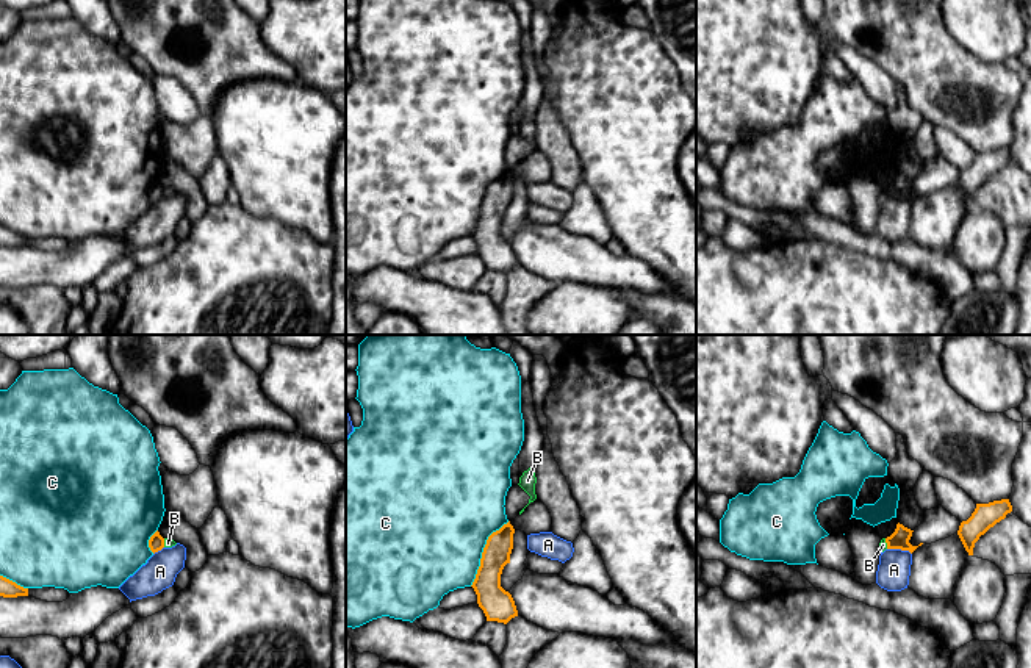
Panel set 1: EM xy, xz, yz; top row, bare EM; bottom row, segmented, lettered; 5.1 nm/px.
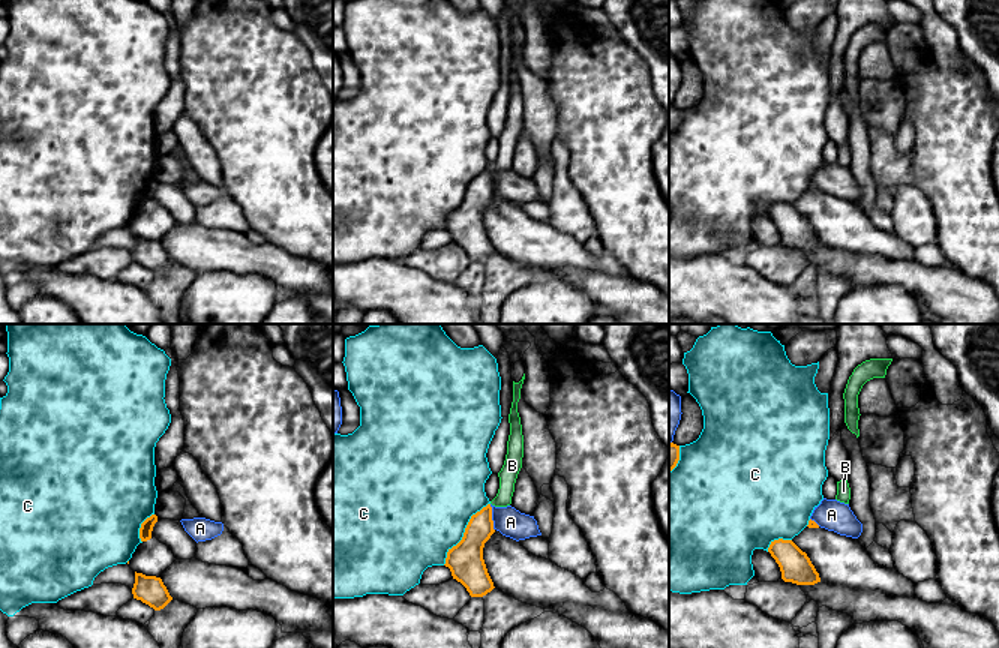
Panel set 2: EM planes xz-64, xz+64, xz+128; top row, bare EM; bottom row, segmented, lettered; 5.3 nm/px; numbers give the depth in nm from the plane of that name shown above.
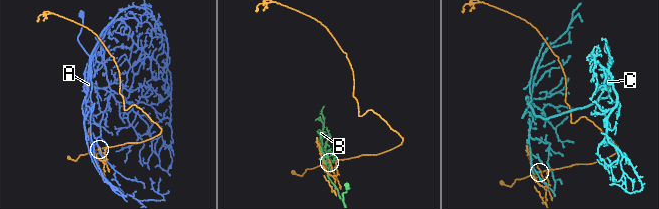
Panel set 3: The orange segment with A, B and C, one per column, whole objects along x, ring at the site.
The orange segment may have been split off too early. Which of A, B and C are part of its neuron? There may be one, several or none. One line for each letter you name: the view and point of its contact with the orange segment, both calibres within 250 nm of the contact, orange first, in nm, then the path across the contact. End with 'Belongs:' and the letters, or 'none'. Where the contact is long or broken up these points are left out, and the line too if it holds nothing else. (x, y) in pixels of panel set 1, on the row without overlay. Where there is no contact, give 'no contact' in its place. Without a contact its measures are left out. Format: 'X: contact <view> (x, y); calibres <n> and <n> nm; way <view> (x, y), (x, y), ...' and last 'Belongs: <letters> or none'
Belongs: none

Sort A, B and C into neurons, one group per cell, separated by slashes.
A / B / C

